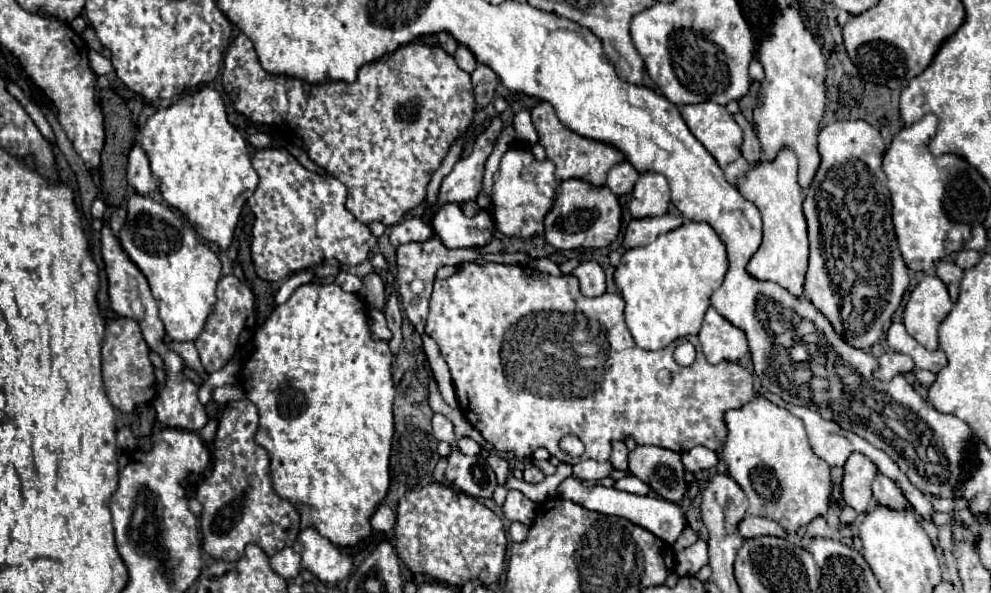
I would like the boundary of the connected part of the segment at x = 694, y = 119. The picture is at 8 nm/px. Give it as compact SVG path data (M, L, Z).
M704 101L698 105L684 105L680 113L694 137L708 149L722 169L740 157L742 129L726 107Z

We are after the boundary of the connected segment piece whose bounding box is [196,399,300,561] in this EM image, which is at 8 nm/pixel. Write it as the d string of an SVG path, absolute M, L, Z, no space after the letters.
M248 399L232 401L222 411L218 433L214 439L212 473L196 491L202 503L202 535L204 551L222 561L242 557L248 543L262 547L266 555L274 555L286 545L292 547L300 533L300 515L296 507L280 499L270 481L270 457L264 447L254 441L258 429L258 411Z

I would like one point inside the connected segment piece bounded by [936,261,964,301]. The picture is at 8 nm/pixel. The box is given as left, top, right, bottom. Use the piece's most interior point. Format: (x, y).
(951, 275)

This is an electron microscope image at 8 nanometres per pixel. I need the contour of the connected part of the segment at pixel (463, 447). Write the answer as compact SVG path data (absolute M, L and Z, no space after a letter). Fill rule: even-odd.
M460 437L458 449L460 449L464 455L478 455L478 453L482 451L482 447L480 447L472 437Z

